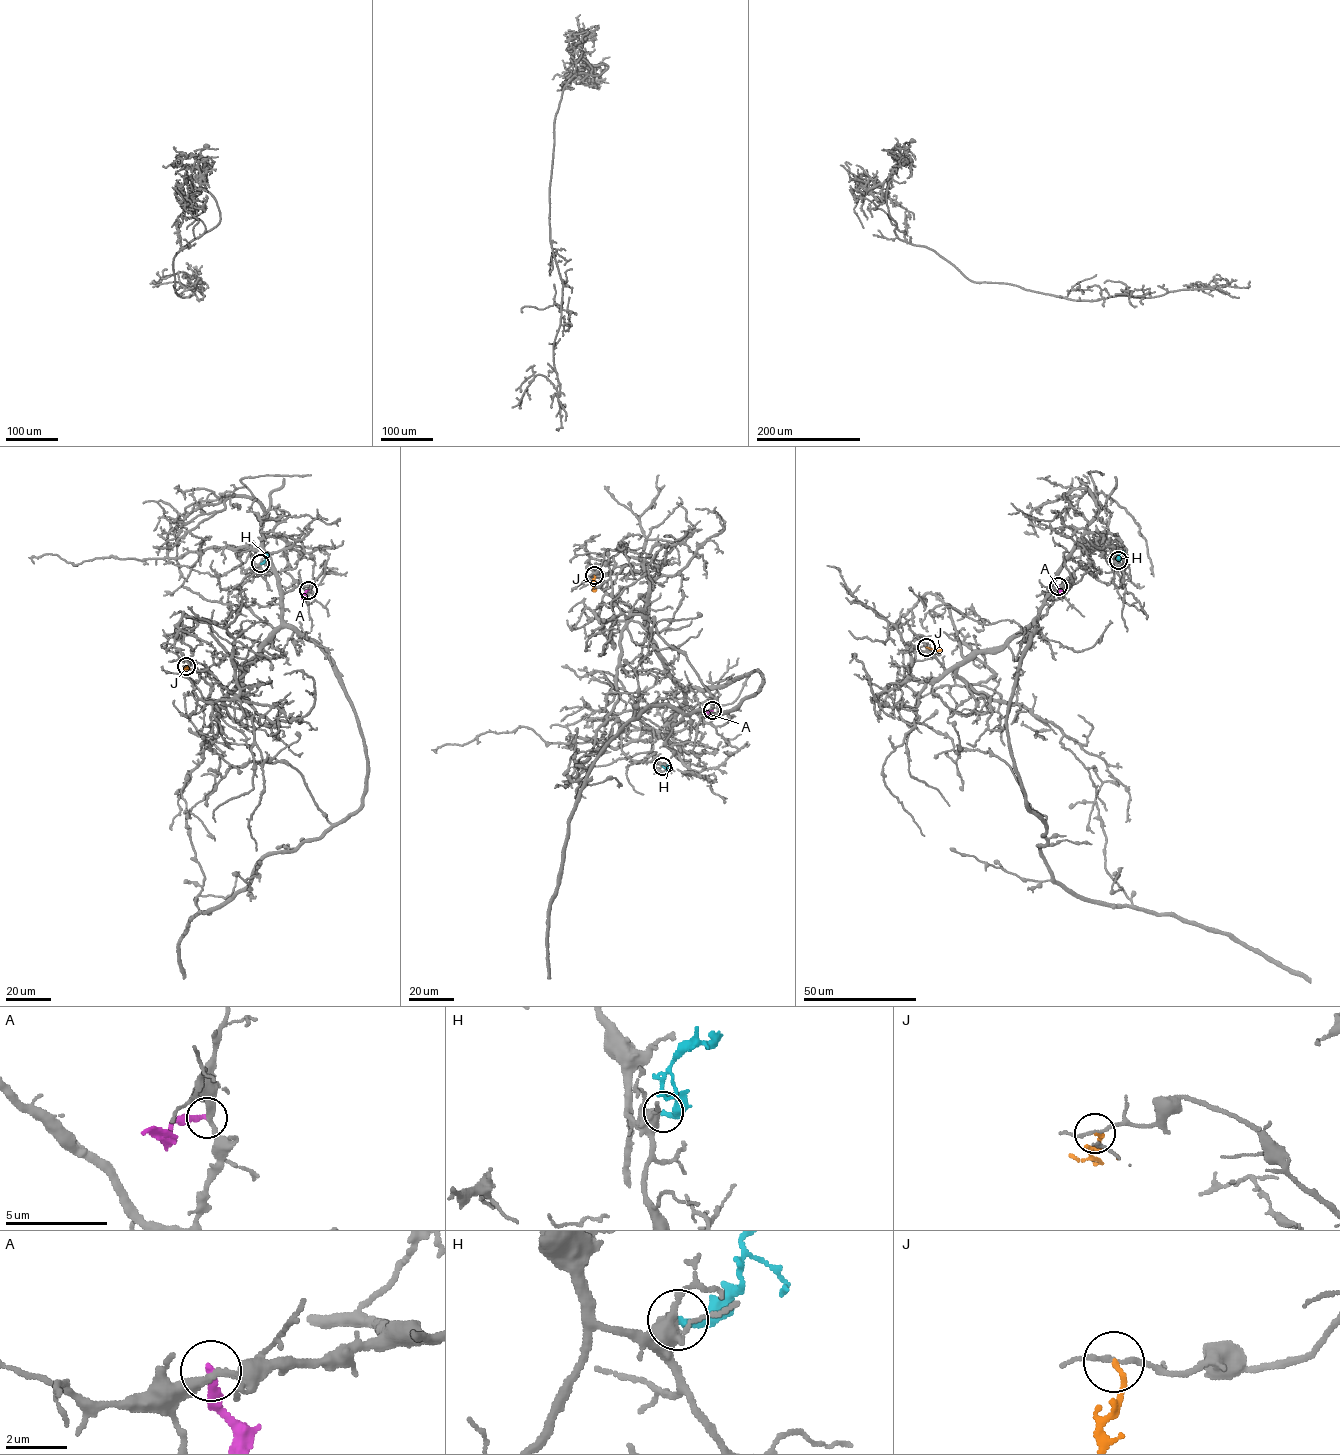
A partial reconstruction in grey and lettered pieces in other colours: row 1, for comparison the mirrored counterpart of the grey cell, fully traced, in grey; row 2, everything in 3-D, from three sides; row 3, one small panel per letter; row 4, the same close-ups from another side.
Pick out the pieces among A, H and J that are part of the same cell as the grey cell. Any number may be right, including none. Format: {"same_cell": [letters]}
{"same_cell": []}

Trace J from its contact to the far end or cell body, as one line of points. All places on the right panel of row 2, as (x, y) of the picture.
J: (926, 647), (940, 650)

